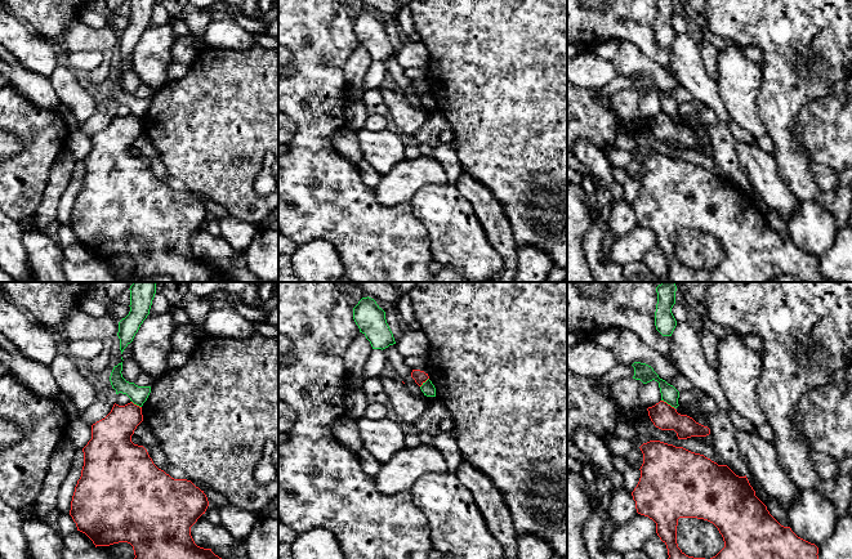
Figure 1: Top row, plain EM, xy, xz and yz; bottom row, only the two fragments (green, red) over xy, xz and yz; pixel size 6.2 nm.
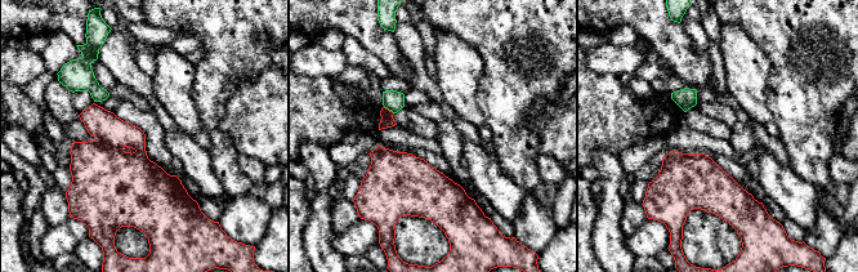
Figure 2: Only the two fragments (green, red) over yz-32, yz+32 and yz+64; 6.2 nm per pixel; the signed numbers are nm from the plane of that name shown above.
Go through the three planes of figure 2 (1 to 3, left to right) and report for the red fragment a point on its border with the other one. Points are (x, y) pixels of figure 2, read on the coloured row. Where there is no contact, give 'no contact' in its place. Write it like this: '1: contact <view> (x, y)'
1: no contact
2: contact yz+32 (389, 110)
3: no contact

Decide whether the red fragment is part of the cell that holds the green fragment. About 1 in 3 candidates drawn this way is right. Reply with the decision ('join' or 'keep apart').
keep apart

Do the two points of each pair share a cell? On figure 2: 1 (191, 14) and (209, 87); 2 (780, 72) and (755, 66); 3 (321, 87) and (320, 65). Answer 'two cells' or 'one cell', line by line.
1: one cell
2: two cells
3: two cells

